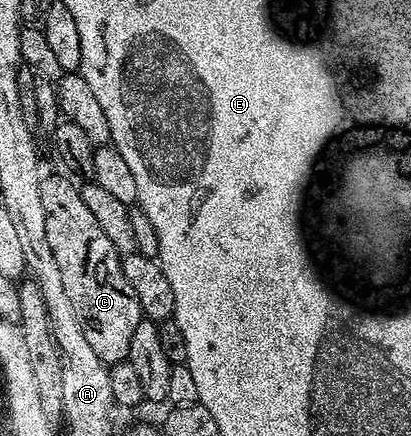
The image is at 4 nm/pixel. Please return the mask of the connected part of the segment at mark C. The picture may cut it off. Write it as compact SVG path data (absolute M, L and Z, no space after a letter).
M62 174L45 175L40 184L40 200L44 203L44 228L48 232L48 248L60 267L60 281L68 291L68 300L80 320L92 352L100 356L107 367L125 362L130 357L132 332L144 320L140 300L132 292L132 284L124 280L122 258L108 240L108 235L96 224L96 216L84 204L81 189L74 186L73 177Z

